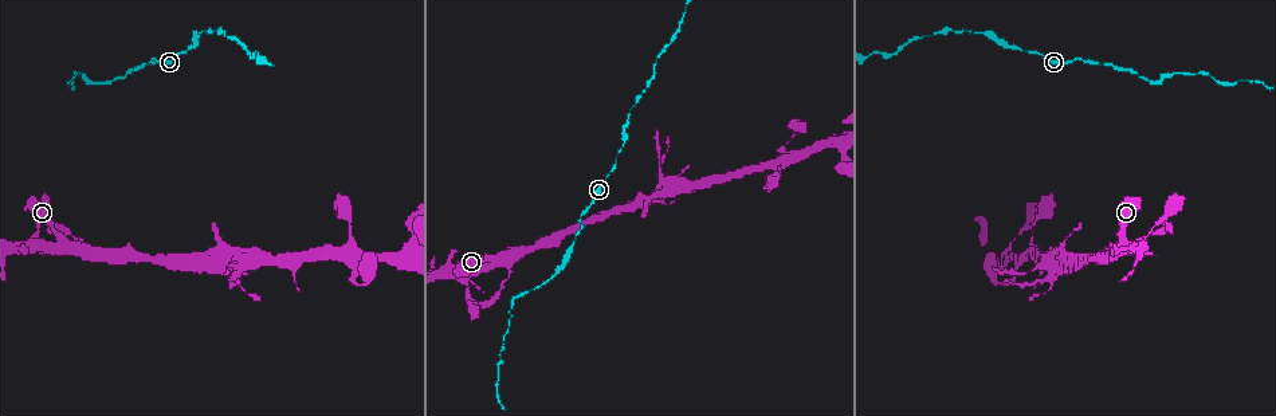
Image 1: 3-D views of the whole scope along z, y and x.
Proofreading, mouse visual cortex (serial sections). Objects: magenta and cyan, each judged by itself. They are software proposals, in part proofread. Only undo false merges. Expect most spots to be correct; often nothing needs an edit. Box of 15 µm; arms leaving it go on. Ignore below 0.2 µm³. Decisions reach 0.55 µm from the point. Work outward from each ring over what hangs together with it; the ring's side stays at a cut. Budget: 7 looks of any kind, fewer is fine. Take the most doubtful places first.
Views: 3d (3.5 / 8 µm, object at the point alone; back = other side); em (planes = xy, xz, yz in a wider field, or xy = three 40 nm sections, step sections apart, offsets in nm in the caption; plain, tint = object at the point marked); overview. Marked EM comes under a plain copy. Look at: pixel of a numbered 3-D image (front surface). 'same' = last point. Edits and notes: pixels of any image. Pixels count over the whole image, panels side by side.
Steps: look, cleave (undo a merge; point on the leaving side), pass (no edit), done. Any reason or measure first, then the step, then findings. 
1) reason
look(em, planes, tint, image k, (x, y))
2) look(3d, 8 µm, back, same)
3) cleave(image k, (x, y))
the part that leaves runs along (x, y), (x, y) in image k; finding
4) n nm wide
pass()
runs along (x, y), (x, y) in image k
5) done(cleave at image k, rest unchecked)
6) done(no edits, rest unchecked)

abrupt turn
look(3d, 3.5 µm, image 1, (490, 258))

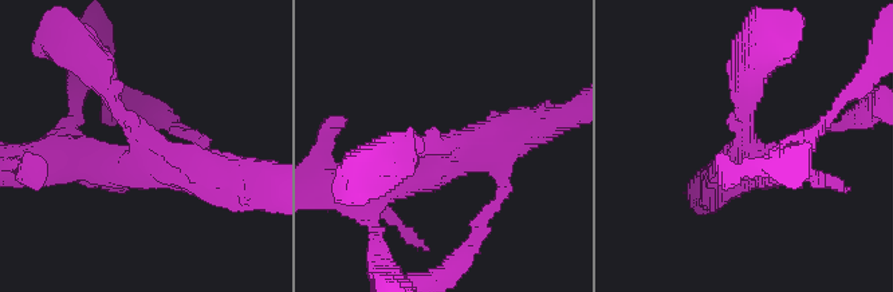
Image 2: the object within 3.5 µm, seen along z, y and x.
3 arms; arms of 250, 350, 500 nm
look(em, xy, step 3, tint, image 2, (448, 151))

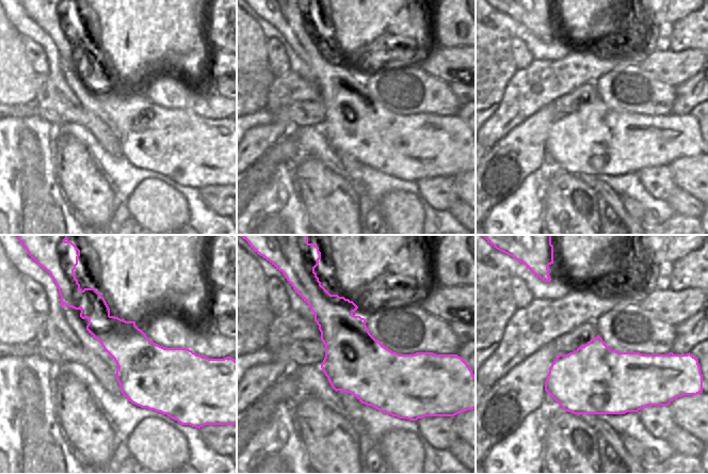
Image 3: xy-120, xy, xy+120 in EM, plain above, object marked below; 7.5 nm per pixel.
pass()
runs along (94, 71), (168, 166), (225, 178) in image 2; one cell here

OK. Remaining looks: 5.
four-way junction
look(3d, 3.5 µm, image 1, (780, 160))

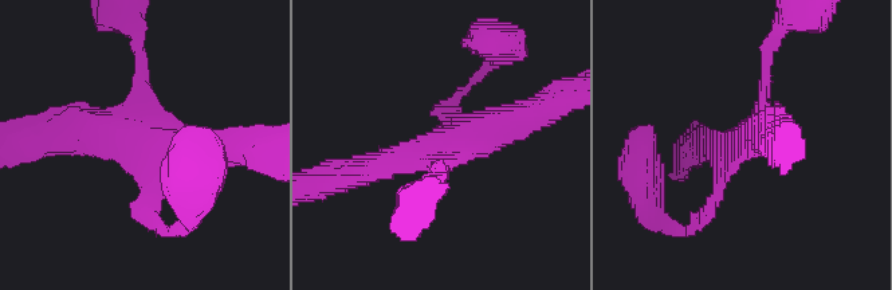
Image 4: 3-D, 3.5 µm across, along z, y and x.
4 arms; arms of 150, 150, 350, 350 nm; now the EM
look(em, xy, step 3, tint, image 4, (147, 135))

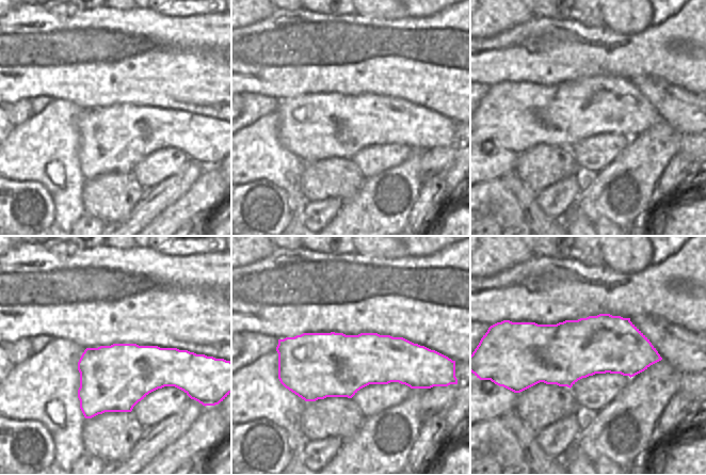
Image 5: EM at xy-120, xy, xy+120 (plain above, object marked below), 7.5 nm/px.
pass()
runs along (360, 171), (529, 116) in image 4; all the same cell

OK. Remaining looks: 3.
four arms meet
look(3d, 3.5 µm, image 1, (403, 259))

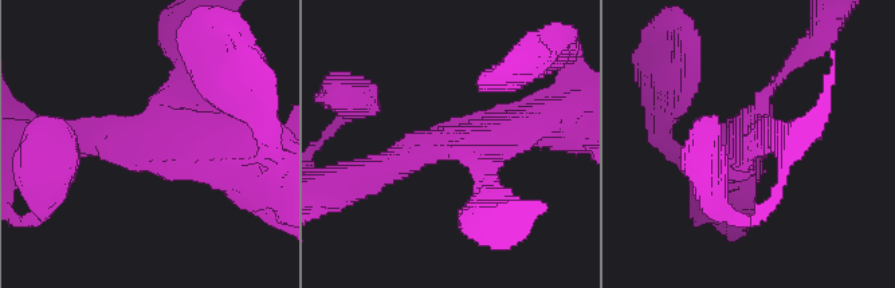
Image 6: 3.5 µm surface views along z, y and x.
4 arms; arms of 200, 350, 350, 400 nm
look(em, xy, step 3, tint, image 6, (444, 148))

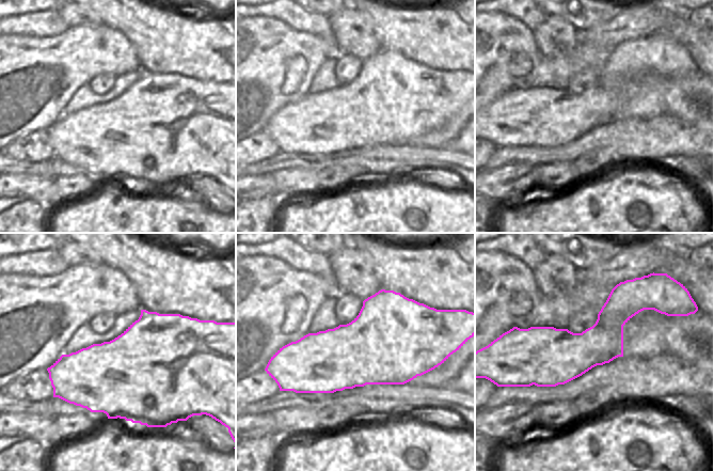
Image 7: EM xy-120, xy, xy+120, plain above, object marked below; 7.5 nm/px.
look(em, xy, step 5, tint, same)

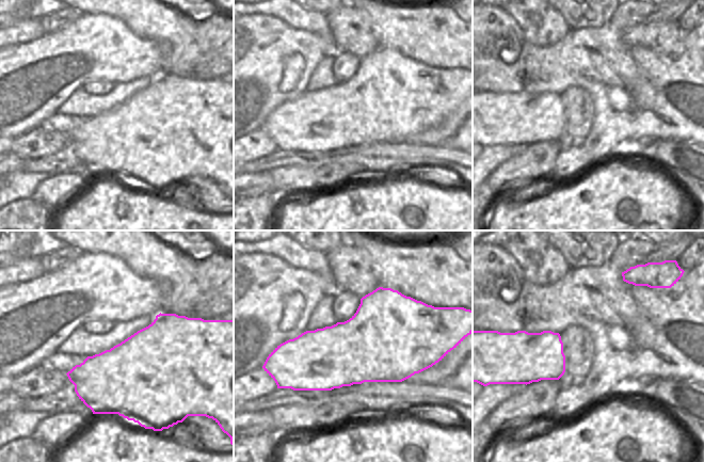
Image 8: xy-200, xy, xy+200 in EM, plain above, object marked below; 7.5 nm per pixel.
pass()
runs along (59, 137), (138, 137), (187, 62) in image 6; one cell here

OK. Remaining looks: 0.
done(no edits, rest unchecked)

